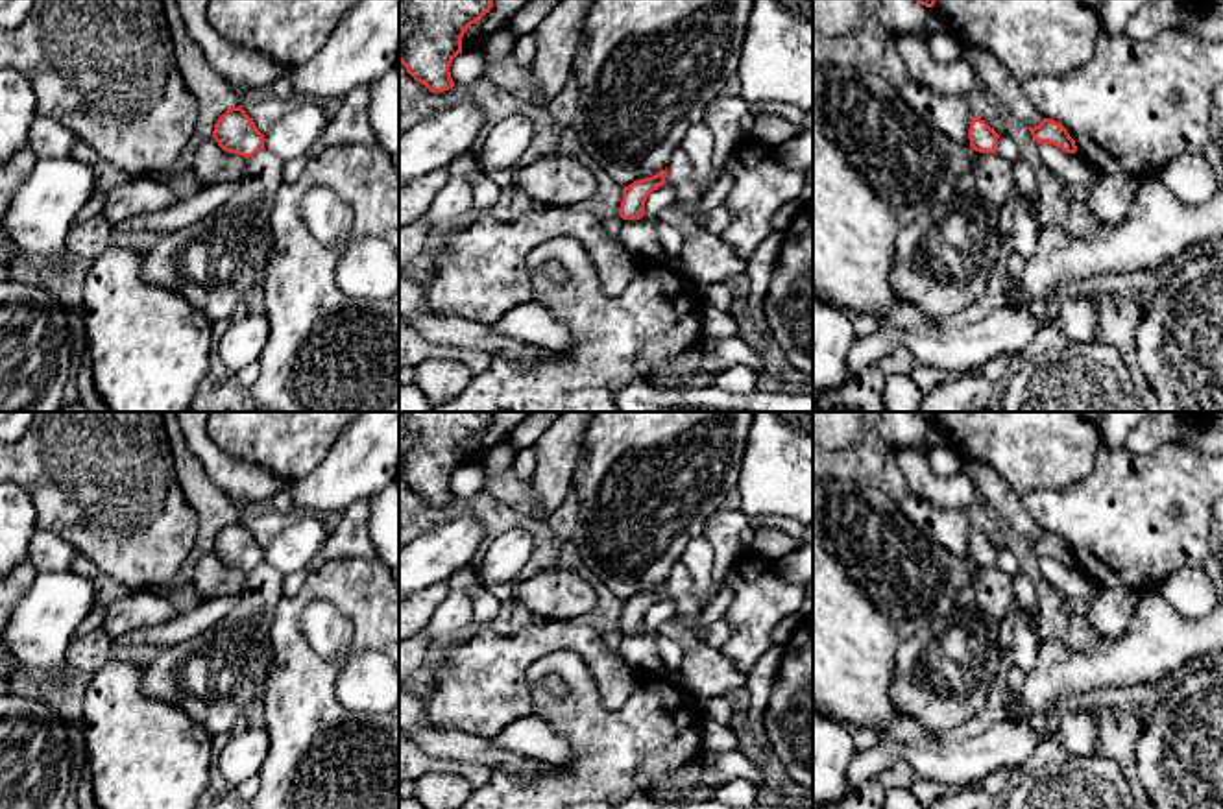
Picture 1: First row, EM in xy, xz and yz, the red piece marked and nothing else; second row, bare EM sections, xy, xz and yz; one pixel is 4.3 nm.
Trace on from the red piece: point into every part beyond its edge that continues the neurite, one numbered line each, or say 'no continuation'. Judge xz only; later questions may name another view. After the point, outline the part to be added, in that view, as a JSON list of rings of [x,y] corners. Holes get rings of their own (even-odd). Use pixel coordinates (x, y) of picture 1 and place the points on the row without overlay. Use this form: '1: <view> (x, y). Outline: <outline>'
no continuation

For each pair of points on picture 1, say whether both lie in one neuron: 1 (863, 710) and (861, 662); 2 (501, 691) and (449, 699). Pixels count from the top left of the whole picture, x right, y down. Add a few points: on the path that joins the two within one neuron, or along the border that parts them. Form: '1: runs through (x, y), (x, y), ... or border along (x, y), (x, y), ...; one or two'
1: runs through (863, 699), (861, 673); one
2: runs through (488, 691), (473, 691), (462, 699); one

